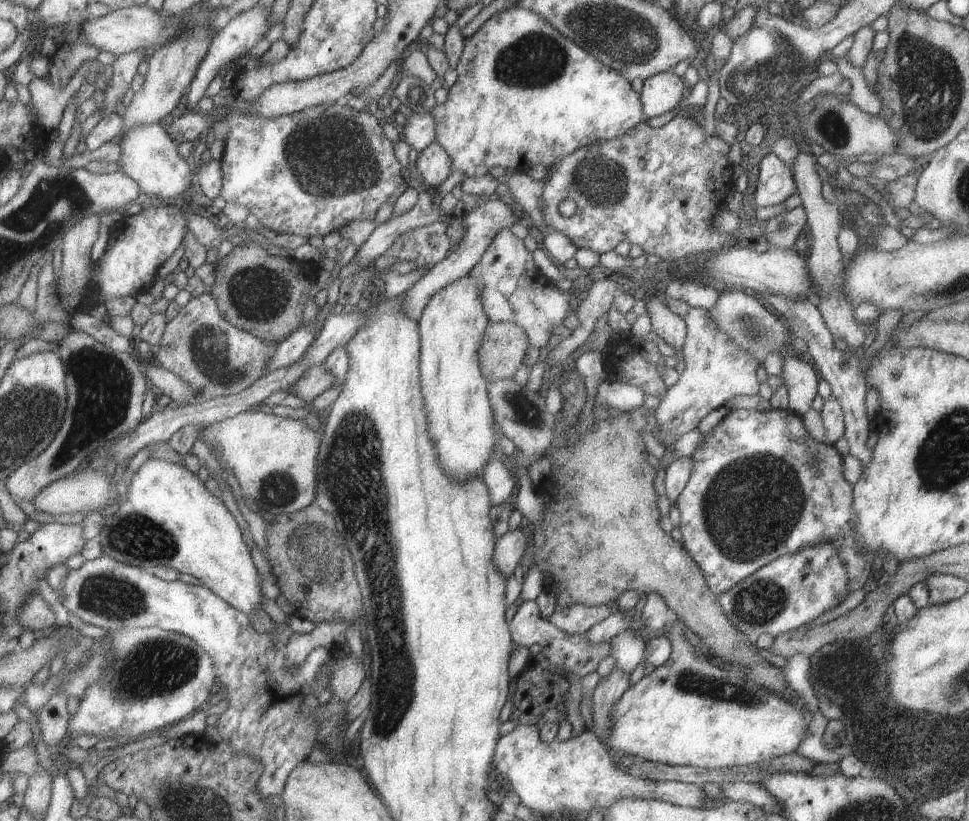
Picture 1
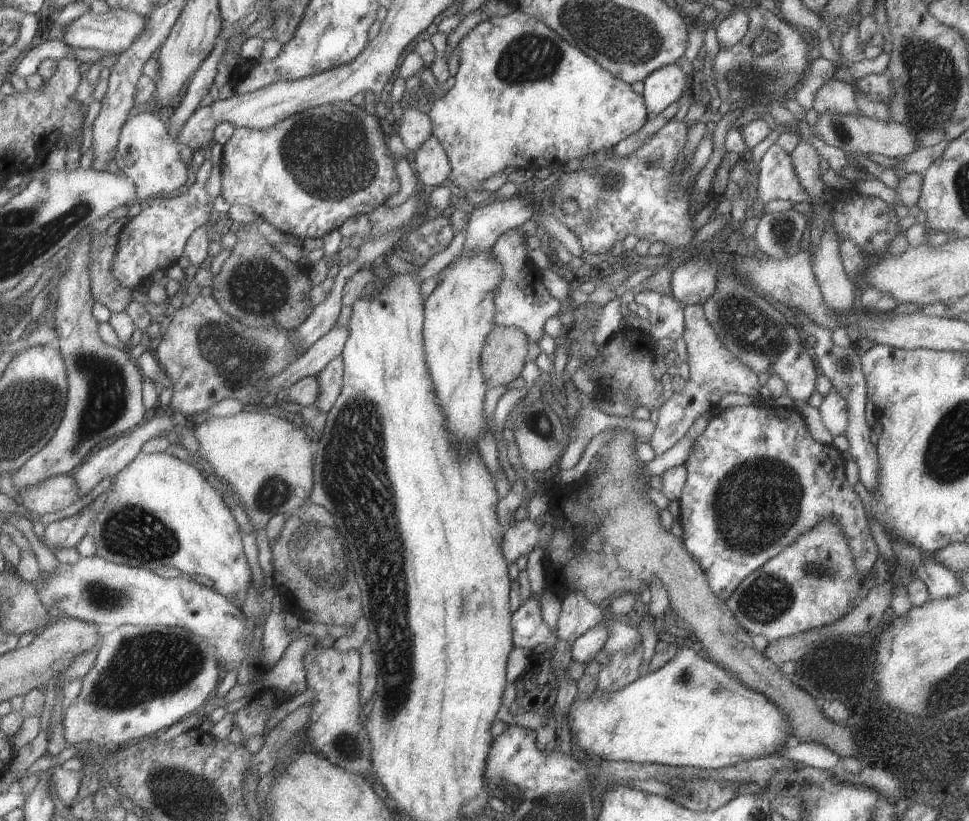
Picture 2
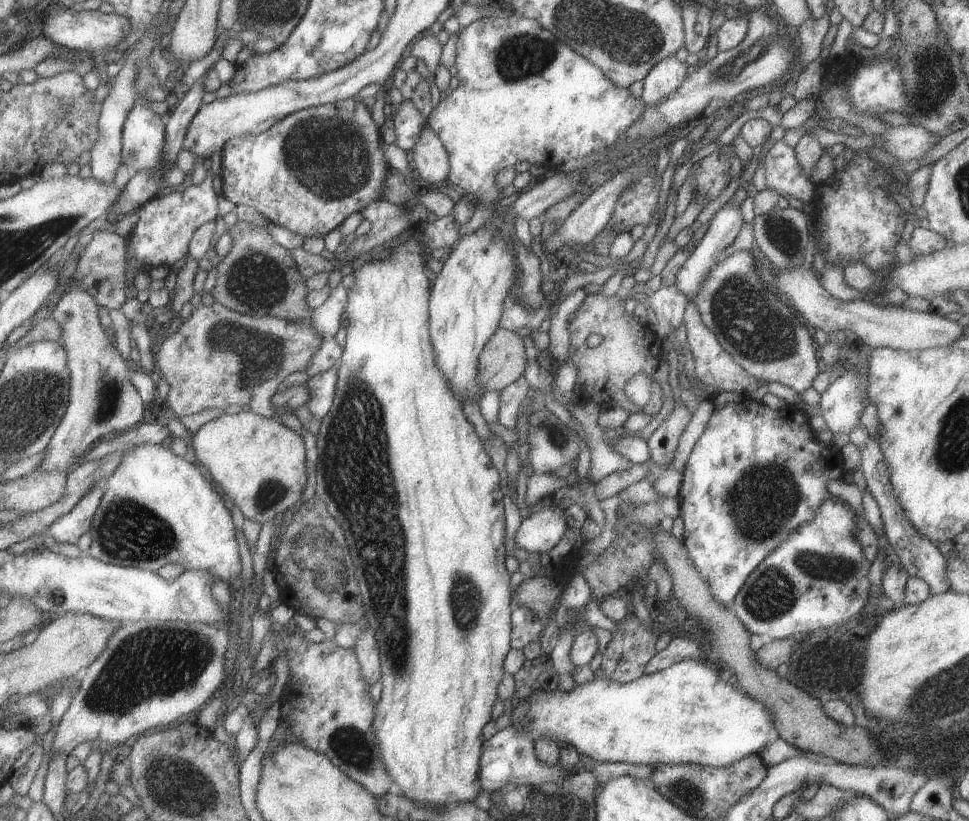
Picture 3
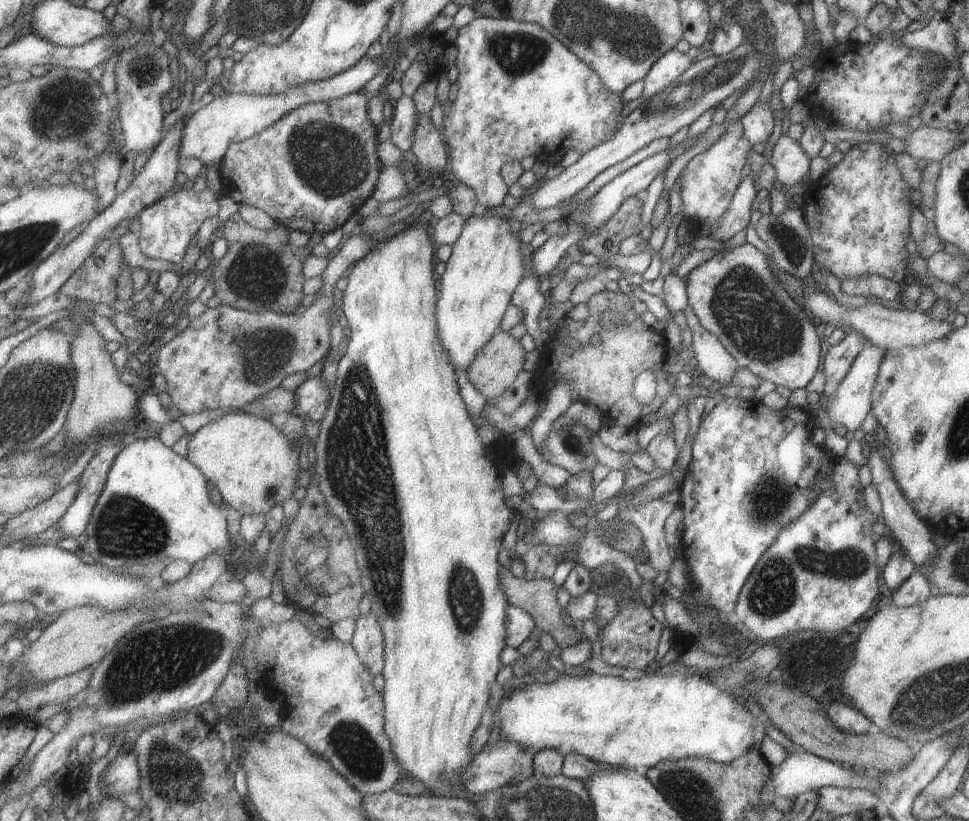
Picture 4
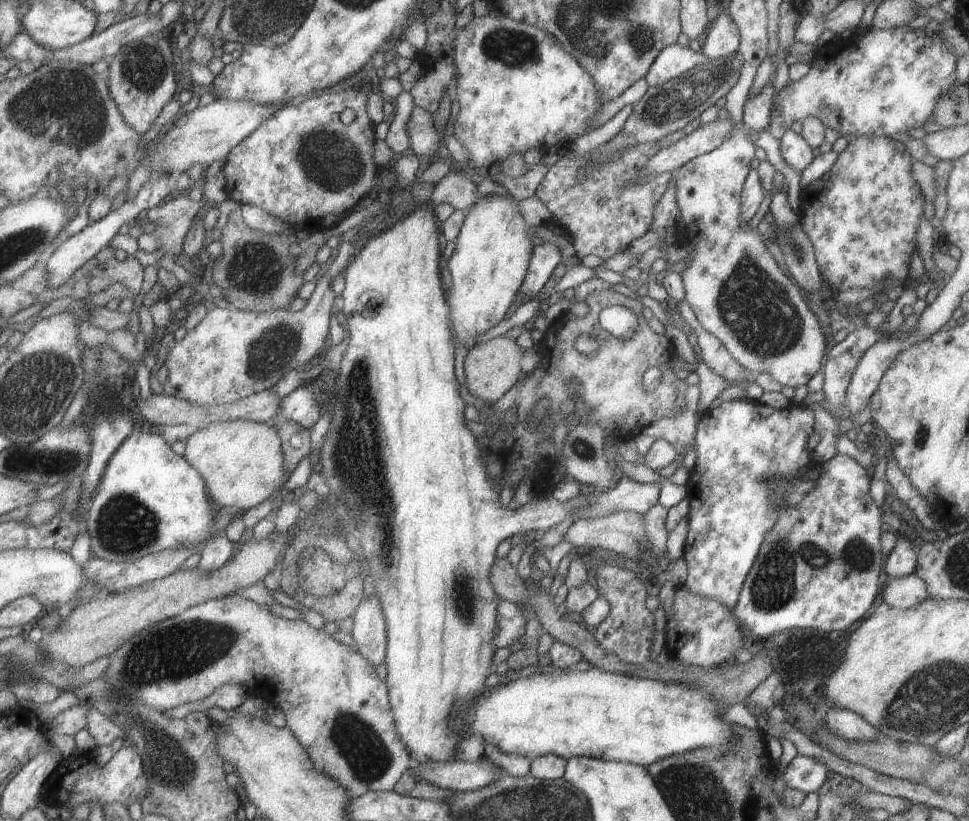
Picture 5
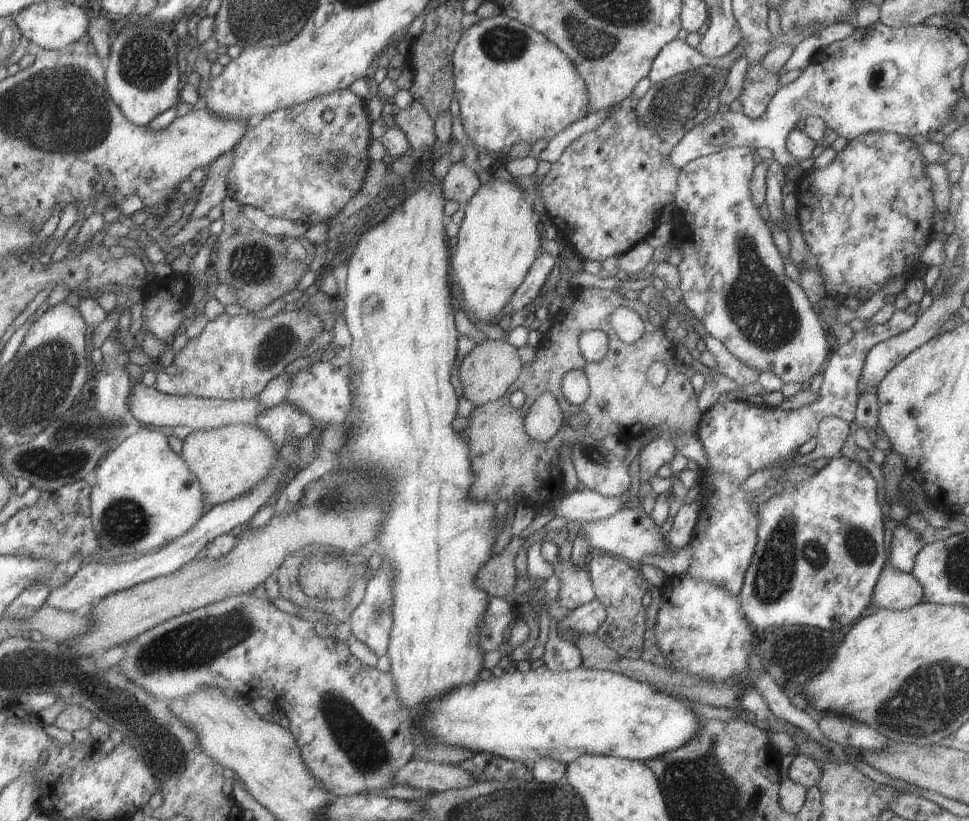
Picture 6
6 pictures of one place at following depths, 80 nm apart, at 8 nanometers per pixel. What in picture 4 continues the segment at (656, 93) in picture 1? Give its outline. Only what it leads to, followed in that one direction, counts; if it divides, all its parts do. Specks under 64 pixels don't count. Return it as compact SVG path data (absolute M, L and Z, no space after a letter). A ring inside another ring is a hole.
M676 48L662 54L642 78L644 88L641 96L622 107L620 110L621 116L628 116L643 101L643 98L648 100L651 95L673 86L680 74L686 71L692 62L687 53L681 53Z

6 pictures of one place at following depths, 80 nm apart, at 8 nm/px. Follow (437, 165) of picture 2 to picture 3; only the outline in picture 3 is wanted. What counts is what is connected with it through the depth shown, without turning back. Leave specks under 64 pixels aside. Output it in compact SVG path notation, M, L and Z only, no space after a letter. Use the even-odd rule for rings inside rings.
M429 127L423 128L413 148L413 169L430 187L435 187L449 174L448 155L439 138Z

